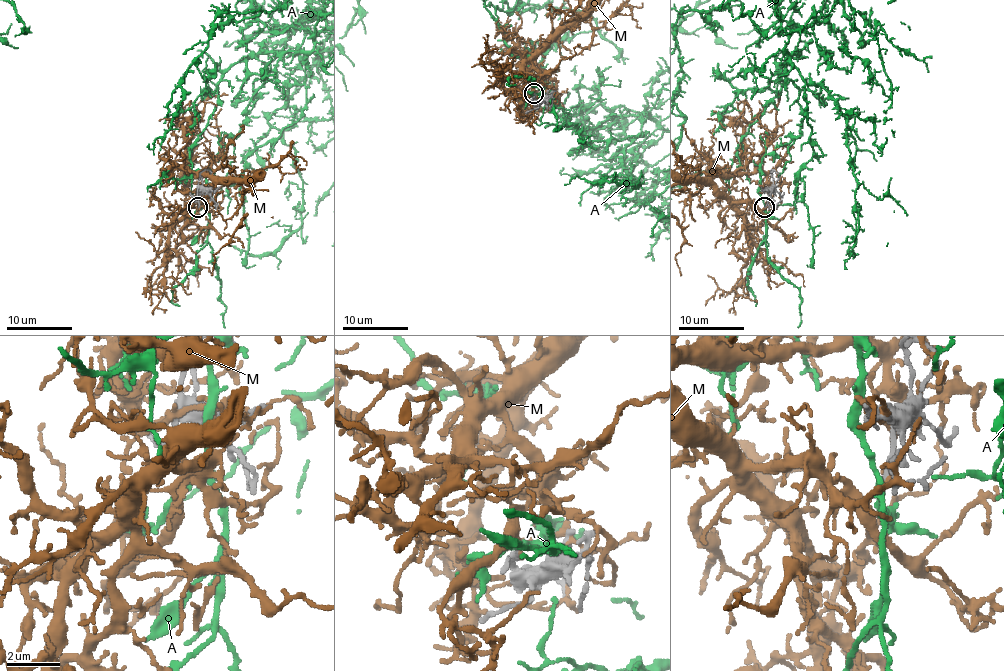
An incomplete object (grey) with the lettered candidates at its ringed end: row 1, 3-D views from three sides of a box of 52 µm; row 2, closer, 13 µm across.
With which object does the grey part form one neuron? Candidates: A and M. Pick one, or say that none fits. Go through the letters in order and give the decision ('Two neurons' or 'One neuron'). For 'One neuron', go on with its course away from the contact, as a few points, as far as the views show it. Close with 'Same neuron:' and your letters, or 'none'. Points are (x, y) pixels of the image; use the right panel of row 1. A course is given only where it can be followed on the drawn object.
A: Two neurons
M: Two neurons
Same neuron: none

